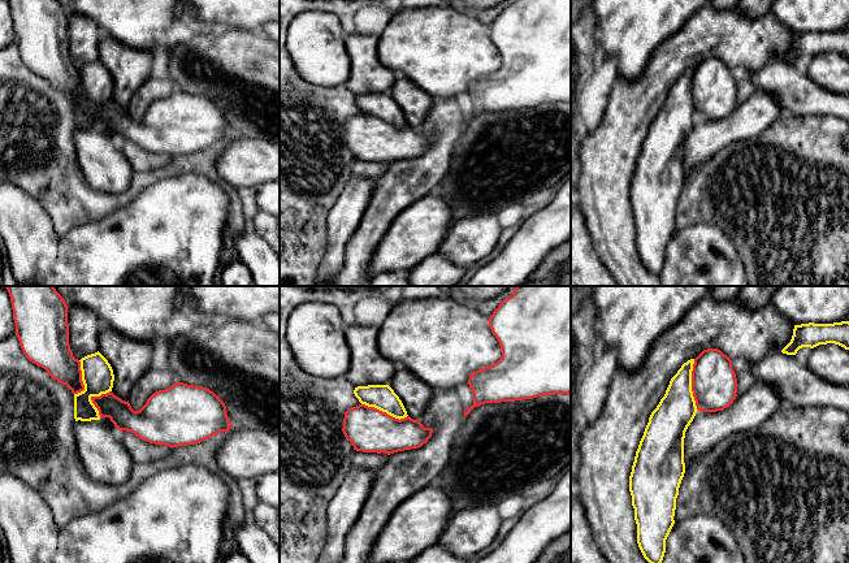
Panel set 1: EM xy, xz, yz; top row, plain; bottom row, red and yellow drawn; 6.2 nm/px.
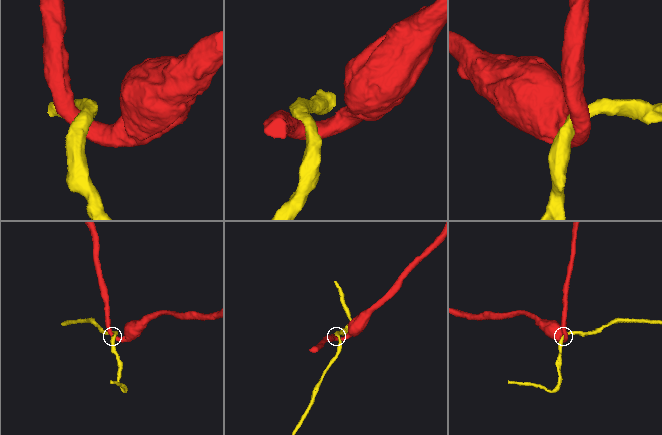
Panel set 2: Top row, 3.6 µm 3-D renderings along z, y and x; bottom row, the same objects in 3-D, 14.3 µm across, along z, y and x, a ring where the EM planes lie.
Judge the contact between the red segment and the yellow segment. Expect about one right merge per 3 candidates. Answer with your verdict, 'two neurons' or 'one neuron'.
two neurons

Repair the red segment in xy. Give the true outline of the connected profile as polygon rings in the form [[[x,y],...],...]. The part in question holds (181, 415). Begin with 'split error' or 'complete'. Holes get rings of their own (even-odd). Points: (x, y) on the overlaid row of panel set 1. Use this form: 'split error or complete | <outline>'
complete | [[[183,382],[153,393],[139,411],[112,391],[91,400],[100,419],[109,417],[120,432],[131,432],[143,441],[172,449],[233,428],[225,403],[213,391]]]

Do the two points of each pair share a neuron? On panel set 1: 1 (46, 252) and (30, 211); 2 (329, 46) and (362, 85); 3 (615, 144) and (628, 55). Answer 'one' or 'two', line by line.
1: one
2: two
3: two

